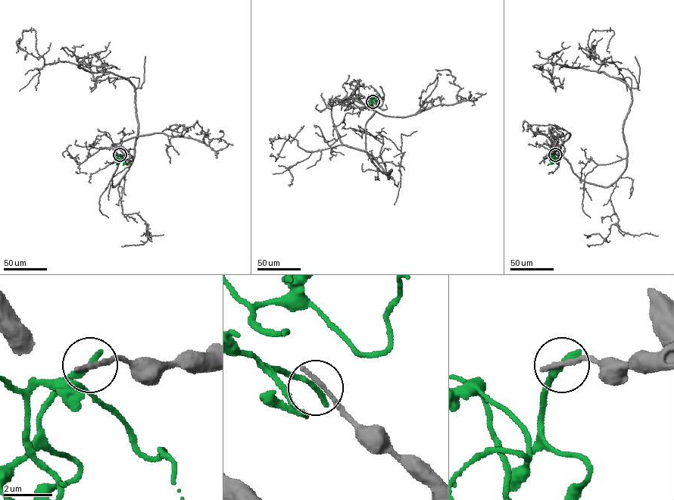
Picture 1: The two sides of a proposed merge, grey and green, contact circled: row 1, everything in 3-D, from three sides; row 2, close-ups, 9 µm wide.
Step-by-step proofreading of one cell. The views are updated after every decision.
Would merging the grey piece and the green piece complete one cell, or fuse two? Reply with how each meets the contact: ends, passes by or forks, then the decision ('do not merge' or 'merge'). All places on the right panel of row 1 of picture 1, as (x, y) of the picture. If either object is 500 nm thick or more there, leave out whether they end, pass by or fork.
grey ends | green ends | do not merge

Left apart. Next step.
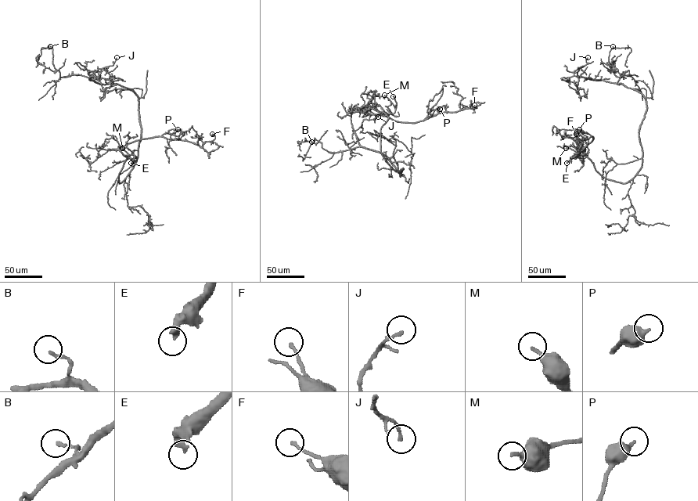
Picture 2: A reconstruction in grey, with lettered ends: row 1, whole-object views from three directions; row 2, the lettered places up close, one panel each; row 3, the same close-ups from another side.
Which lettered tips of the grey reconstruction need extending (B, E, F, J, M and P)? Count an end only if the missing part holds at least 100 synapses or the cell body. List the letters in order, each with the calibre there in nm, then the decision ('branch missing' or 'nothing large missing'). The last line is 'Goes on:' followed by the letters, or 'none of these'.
B: 130 nm | nothing large missing
E: 360 nm | branch missing
F: 150 nm | nothing large missing
J: 150 nm | nothing large missing
M: 220 nm | nothing large missing
P: 360 nm | nothing large missing
Goes on: E

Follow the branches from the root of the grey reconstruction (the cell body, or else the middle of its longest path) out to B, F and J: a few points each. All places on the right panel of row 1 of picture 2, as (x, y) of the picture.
B: (642, 159), (638, 131), (646, 109), (645, 98), (617, 84), (624, 75), (617, 77), (610, 67), (613, 46)
F: (642, 159), (641, 167), (626, 182), (608, 179), (583, 152), (593, 138), (583, 140), (579, 147), (576, 134)
J: (642, 159), (638, 131), (646, 109), (645, 98), (622, 83), (579, 76), (578, 69), (587, 63), (588, 57)

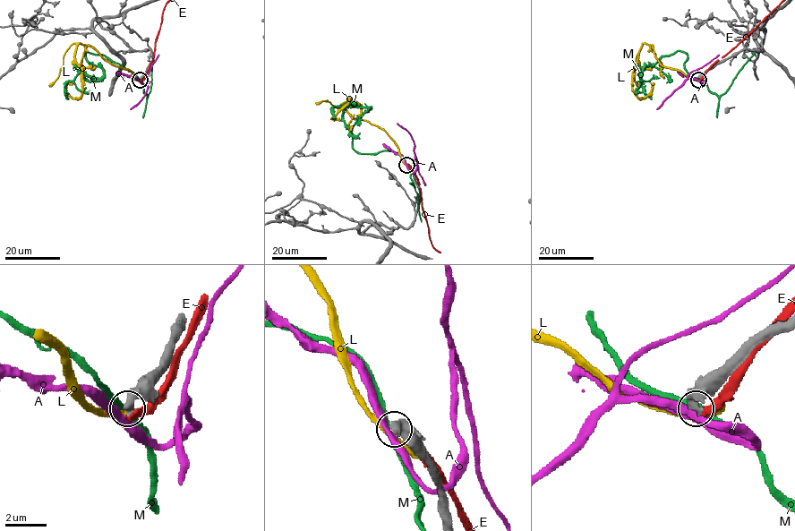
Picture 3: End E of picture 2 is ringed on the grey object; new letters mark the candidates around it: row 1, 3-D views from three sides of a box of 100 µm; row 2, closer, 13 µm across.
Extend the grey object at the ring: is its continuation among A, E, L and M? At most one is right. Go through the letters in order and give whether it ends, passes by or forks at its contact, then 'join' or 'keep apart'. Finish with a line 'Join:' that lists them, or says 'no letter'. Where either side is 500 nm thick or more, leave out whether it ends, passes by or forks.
A: it passes by; keep apart
E: it ends; keep apart
L: it passes by; keep apart
M: keep apart
Join: no letter

